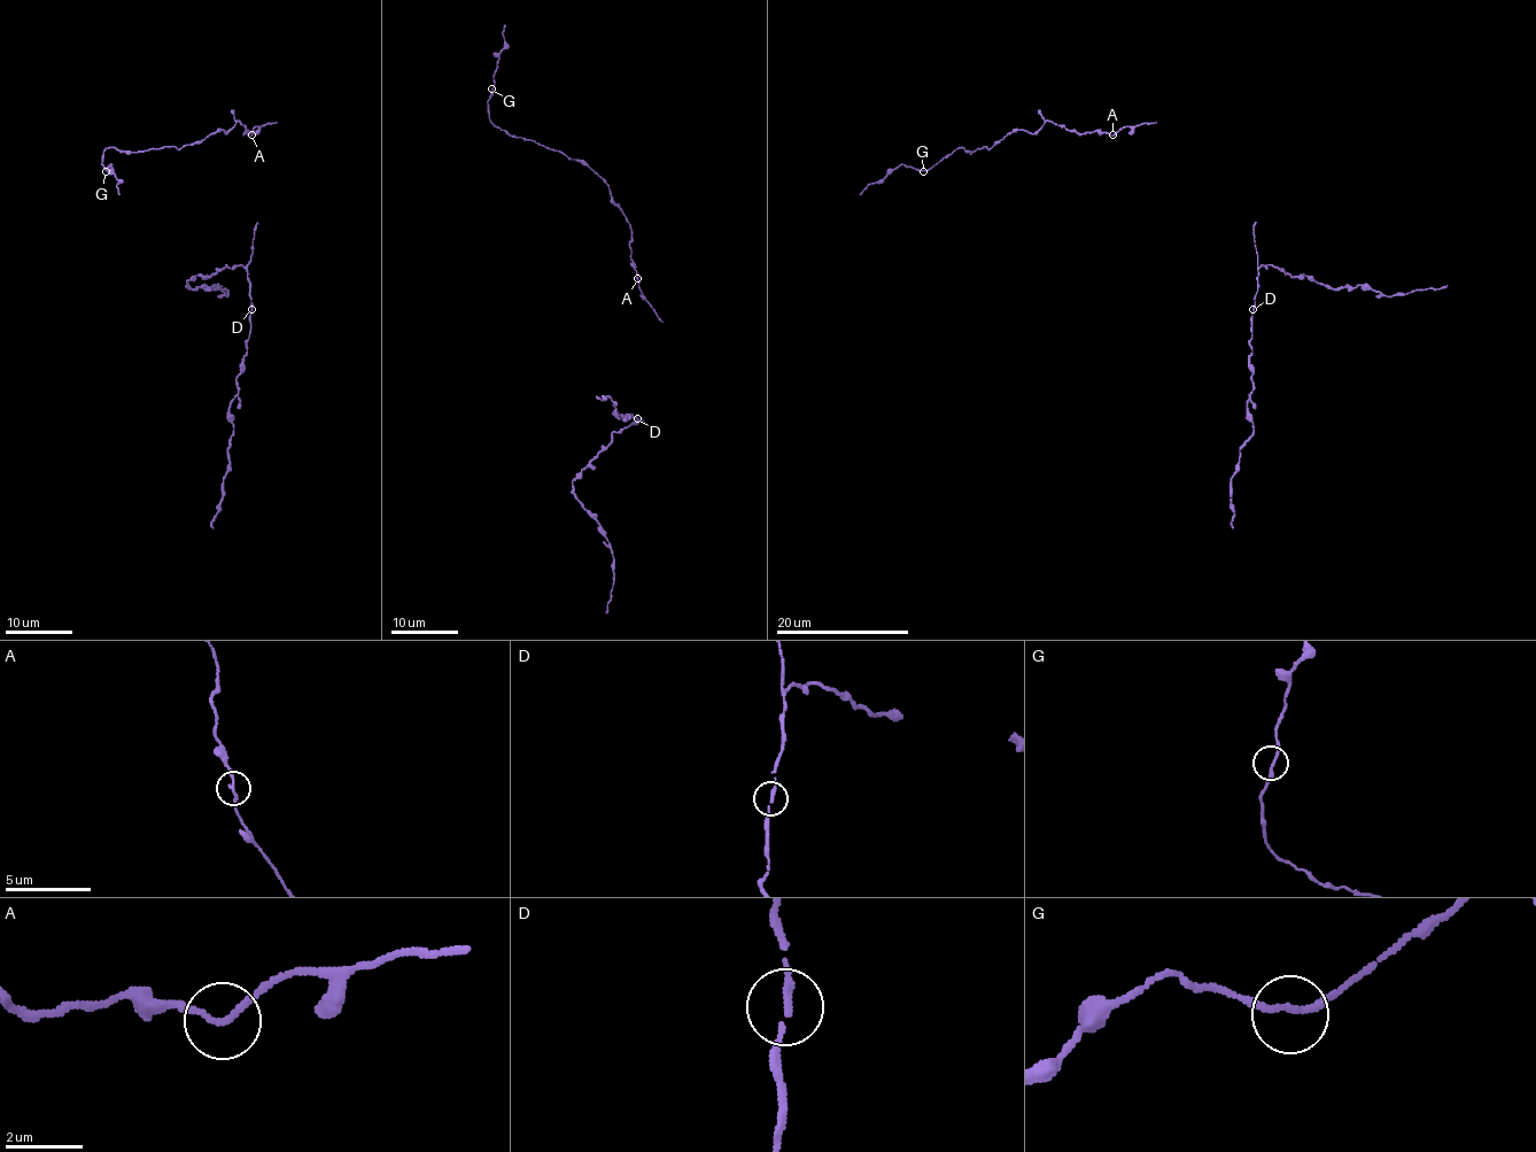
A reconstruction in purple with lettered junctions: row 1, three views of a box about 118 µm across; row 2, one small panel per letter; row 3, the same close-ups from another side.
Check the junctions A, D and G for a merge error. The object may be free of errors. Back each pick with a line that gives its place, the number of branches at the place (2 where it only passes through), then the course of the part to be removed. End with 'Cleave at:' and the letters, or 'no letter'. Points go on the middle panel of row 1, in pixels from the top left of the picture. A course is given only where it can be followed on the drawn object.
Cleave at: no letter

